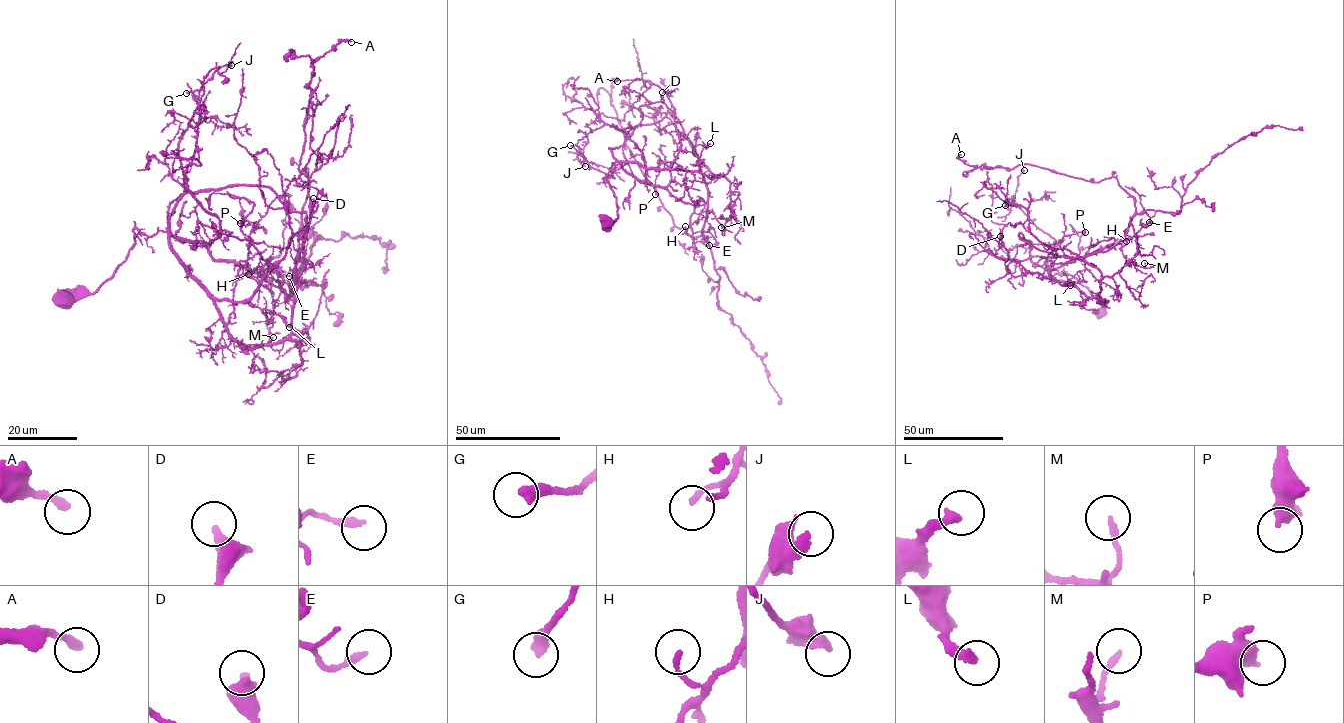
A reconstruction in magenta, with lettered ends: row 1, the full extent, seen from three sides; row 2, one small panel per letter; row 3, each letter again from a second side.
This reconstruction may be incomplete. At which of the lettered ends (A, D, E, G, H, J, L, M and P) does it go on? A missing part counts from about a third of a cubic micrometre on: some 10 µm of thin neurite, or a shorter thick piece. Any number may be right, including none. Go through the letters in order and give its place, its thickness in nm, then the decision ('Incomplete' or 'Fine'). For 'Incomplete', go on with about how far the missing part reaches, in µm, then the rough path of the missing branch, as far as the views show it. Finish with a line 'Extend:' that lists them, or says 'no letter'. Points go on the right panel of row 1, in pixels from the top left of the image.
A: Place: (961, 154). Thickness 240 nm. Fine
D: Place: (1000, 236). Thickness 360 nm. Fine
E: Place: (1149, 222). Thickness 240 nm. Fine
G: Place: (1005, 205). Thickness 380 nm. Fine
H: Place: (1126, 241). Thickness 170 nm. Fine
J: Place: (1024, 170). Thickness 300 nm. Fine
L: Place: (1070, 285). Thickness 320 nm. Fine
M: Place: (1144, 263). Thickness 190 nm. Fine
P: Place: (1085, 232). Thickness 400 nm. Fine
Extend: no letter

